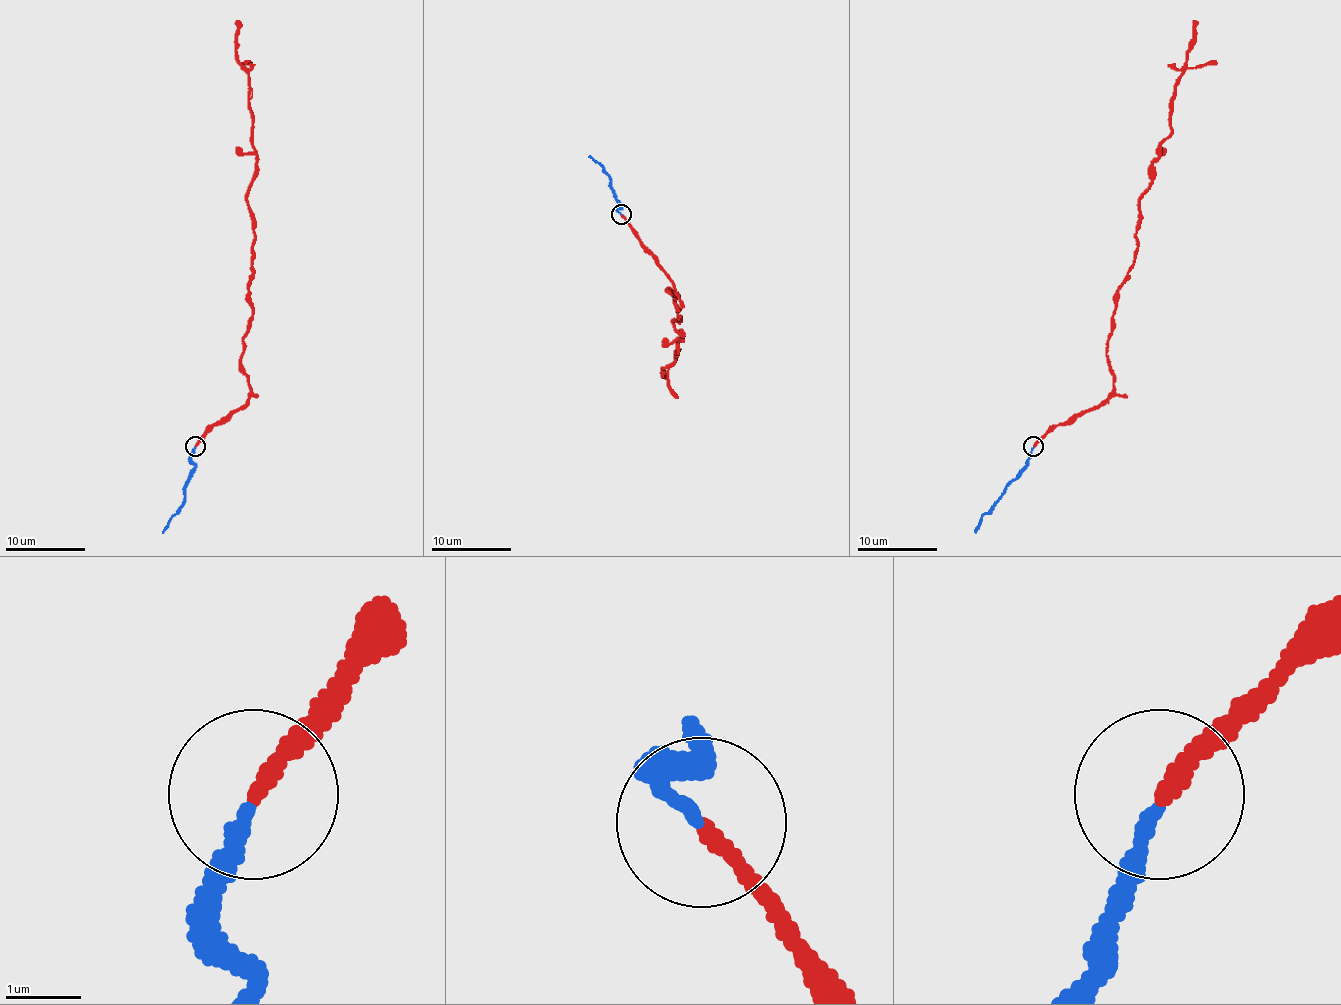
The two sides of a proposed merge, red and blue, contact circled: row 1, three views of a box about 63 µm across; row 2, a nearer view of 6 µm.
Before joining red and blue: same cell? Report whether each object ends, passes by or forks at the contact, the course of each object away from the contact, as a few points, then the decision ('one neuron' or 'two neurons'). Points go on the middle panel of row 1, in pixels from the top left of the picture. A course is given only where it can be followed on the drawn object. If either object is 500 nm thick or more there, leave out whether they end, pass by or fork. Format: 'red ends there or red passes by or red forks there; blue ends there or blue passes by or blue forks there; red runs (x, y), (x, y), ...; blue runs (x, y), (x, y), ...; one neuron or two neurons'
red ends there; blue ends there; red runs (621, 215), (678, 294), (672, 322), (682, 338), (662, 368), (666, 378); blue runs (621, 215), (617, 211), (619, 205), (611, 187), (611, 177), (589, 157); one neuron

